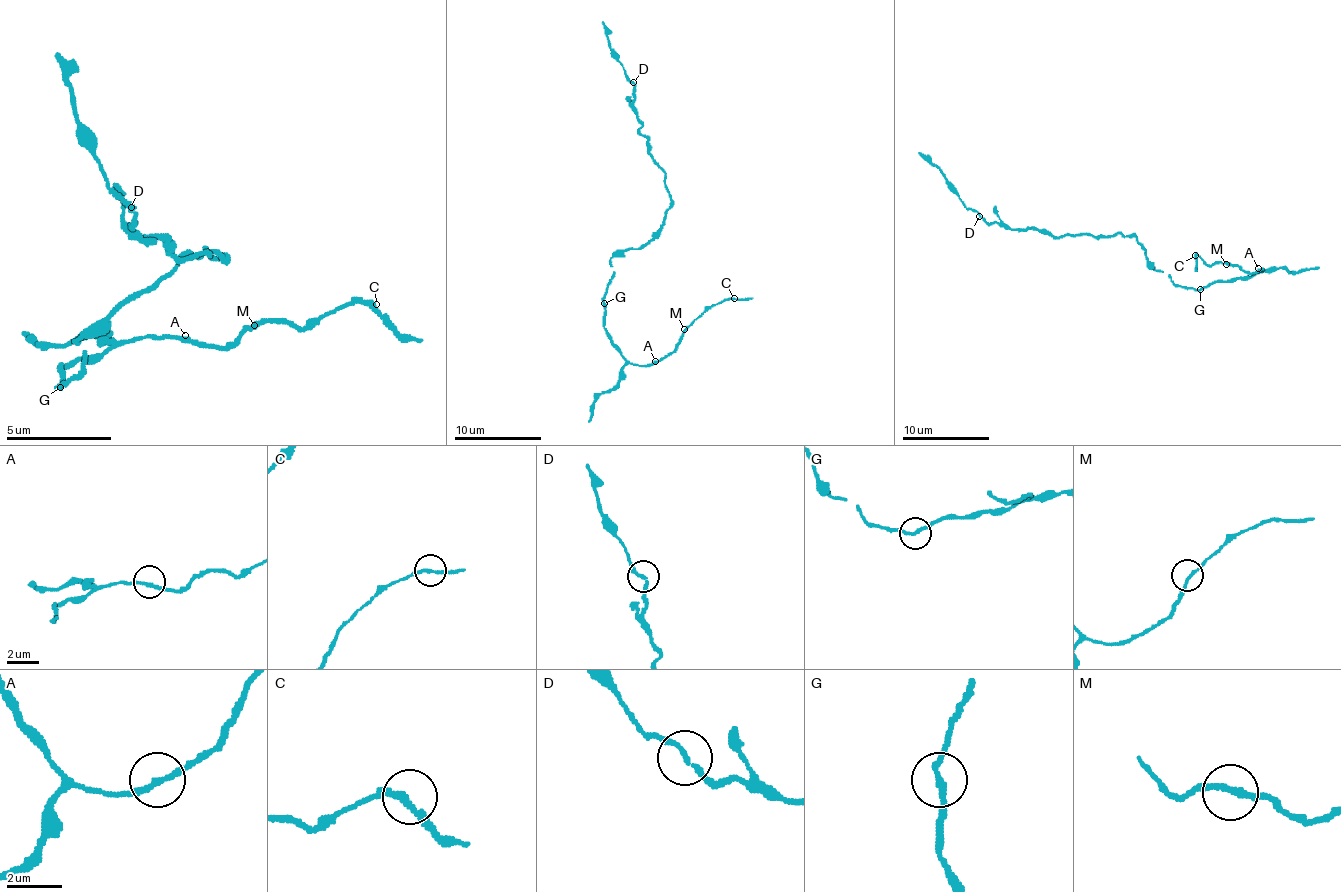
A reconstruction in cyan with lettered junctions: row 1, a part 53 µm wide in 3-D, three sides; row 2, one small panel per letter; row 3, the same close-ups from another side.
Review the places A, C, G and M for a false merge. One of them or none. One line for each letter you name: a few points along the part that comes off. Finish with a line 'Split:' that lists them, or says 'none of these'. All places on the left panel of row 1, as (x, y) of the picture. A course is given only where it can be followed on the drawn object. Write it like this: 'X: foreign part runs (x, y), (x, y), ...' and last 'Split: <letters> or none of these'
Split: none of these

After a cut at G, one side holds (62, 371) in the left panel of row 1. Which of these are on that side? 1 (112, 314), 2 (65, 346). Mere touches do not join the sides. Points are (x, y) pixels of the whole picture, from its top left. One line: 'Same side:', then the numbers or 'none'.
Same side: 2

